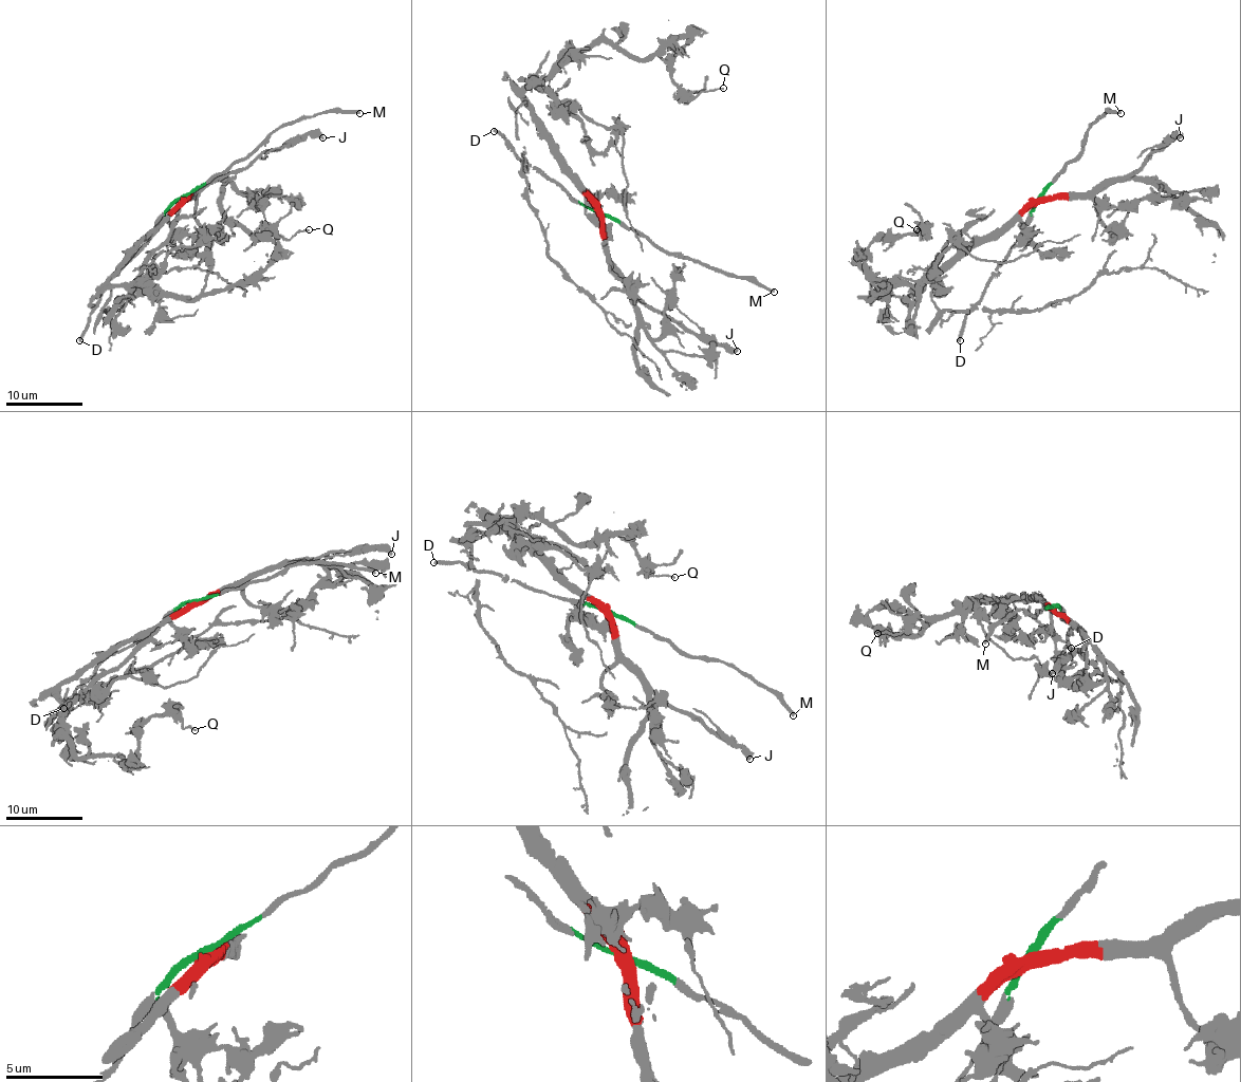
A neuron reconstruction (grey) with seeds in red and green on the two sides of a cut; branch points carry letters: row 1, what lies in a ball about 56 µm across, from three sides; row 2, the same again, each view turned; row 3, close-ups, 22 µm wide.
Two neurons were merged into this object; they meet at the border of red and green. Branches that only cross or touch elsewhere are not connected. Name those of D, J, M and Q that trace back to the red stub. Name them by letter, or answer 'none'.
J, Q

